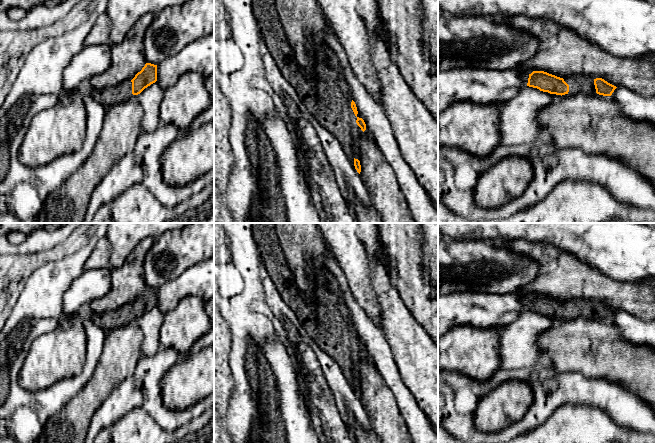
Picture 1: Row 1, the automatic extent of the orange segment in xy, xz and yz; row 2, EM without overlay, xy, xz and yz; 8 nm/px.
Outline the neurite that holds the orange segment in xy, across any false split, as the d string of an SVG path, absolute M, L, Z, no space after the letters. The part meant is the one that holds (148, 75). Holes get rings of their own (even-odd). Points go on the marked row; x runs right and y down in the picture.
M146 63L140 72L130 81L124 81L116 86L94 91L94 98L105 107L125 102L130 95L138 95L145 88L157 81L157 65Z

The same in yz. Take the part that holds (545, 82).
M533 71L529 74L527 86L561 96L569 92L569 85L563 78L544 71Z

